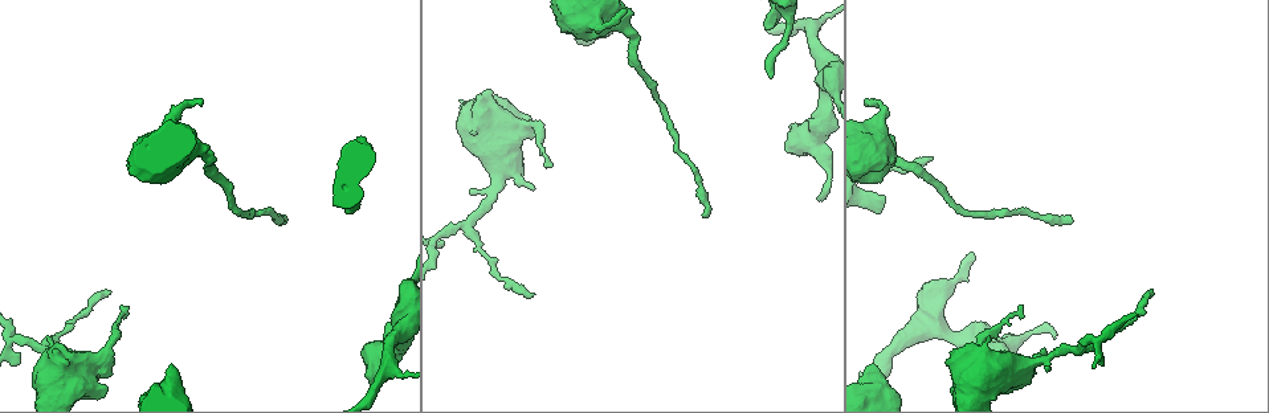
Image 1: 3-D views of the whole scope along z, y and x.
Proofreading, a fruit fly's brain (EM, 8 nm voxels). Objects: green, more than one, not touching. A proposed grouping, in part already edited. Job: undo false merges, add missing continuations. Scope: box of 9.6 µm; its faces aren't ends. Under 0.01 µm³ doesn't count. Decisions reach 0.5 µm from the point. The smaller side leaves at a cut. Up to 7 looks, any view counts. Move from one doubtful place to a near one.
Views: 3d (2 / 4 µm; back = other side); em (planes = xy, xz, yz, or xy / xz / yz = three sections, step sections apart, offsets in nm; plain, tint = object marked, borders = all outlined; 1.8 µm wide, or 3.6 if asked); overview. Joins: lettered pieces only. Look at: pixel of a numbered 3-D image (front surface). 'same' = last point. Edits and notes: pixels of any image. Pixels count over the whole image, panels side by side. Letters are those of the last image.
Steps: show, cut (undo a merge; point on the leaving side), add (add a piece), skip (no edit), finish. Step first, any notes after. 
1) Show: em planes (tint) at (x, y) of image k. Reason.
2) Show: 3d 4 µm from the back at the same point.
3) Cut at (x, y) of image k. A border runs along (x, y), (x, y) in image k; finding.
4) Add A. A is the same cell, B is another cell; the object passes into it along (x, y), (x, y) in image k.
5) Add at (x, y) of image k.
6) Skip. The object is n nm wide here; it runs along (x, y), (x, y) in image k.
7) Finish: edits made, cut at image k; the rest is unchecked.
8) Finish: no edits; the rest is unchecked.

Show: 3d 4 µm at (1019, 306) of image 1.

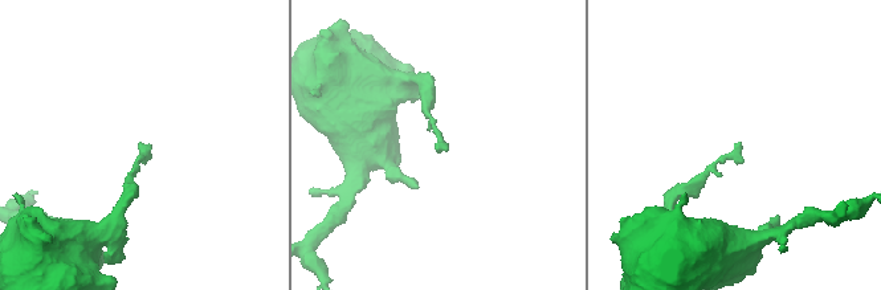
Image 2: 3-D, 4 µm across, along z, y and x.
Show: em planes (borders) at (741, 147) of image 2. Shape alone is not enough.

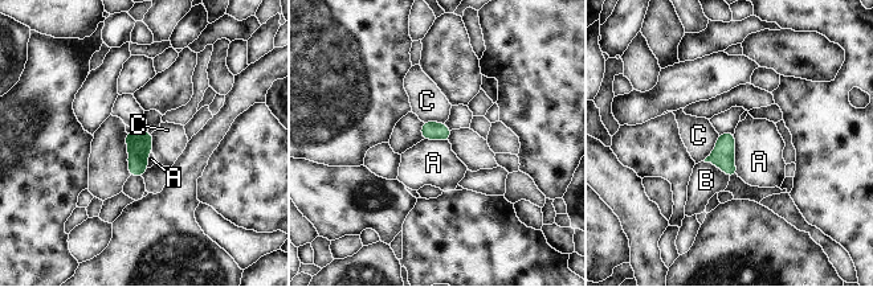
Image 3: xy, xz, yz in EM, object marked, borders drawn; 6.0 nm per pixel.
Skip. A, B and C are other cells; a border runs along (734, 132), (734, 165), (738, 175) in image 3; none of them fits.

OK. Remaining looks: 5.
Show: 3d 4 µm at (1048, 367) of image 1. Free end.

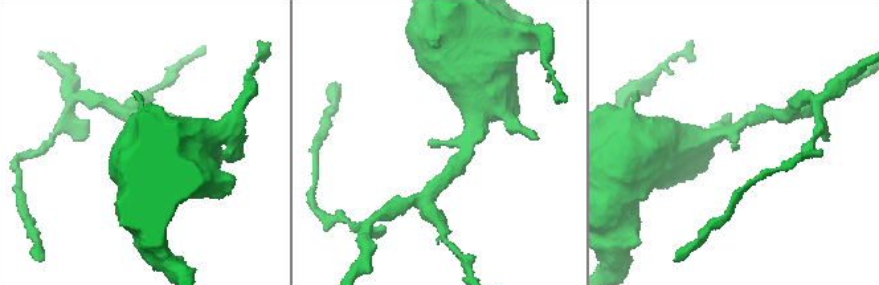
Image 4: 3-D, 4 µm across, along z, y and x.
Show: em planes (borders) at (429, 142) of image 4.

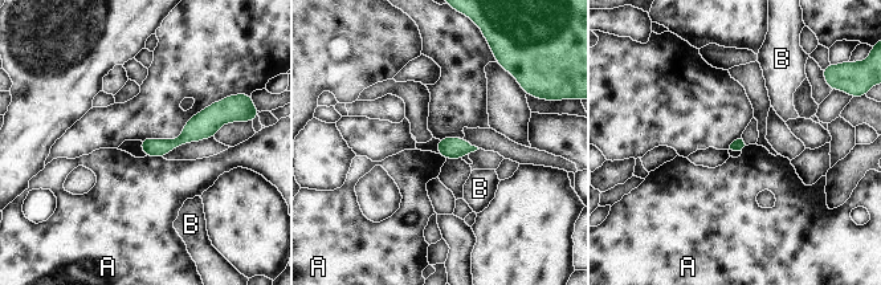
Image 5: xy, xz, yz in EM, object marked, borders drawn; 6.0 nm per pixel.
Skip. A and B are other cells; it runs along (217, 118), (171, 145), (143, 143) in image 5; no lettered piece goes on from it.

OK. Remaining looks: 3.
Show: 3d 2 µm at (766, 28) of image 1. Branch stops here.

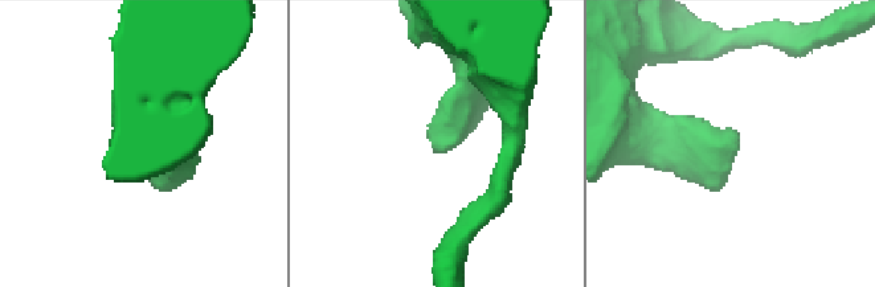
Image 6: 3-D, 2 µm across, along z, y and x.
Show: em planes (borders) at (734, 130) of image 6.

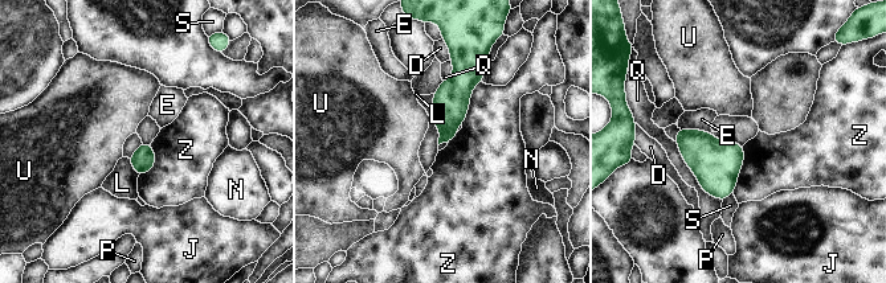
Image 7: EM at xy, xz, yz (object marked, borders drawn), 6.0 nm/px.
Skip. D, E, J, L, N, P, Q, S, U and Z are other cells; no lettered piece goes on from it.

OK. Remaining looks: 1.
Finish: no edits; the rest is unchecked.

